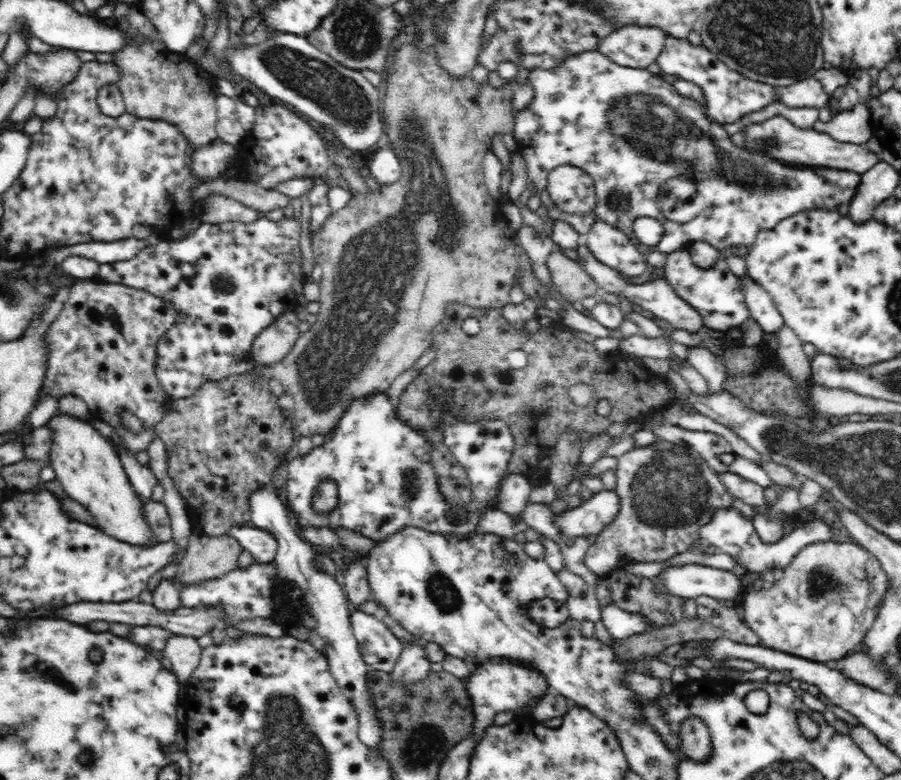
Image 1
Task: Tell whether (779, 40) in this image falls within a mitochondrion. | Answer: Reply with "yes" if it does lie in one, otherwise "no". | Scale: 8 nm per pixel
yes

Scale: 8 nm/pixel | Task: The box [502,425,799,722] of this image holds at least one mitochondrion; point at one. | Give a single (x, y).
(668, 490)

